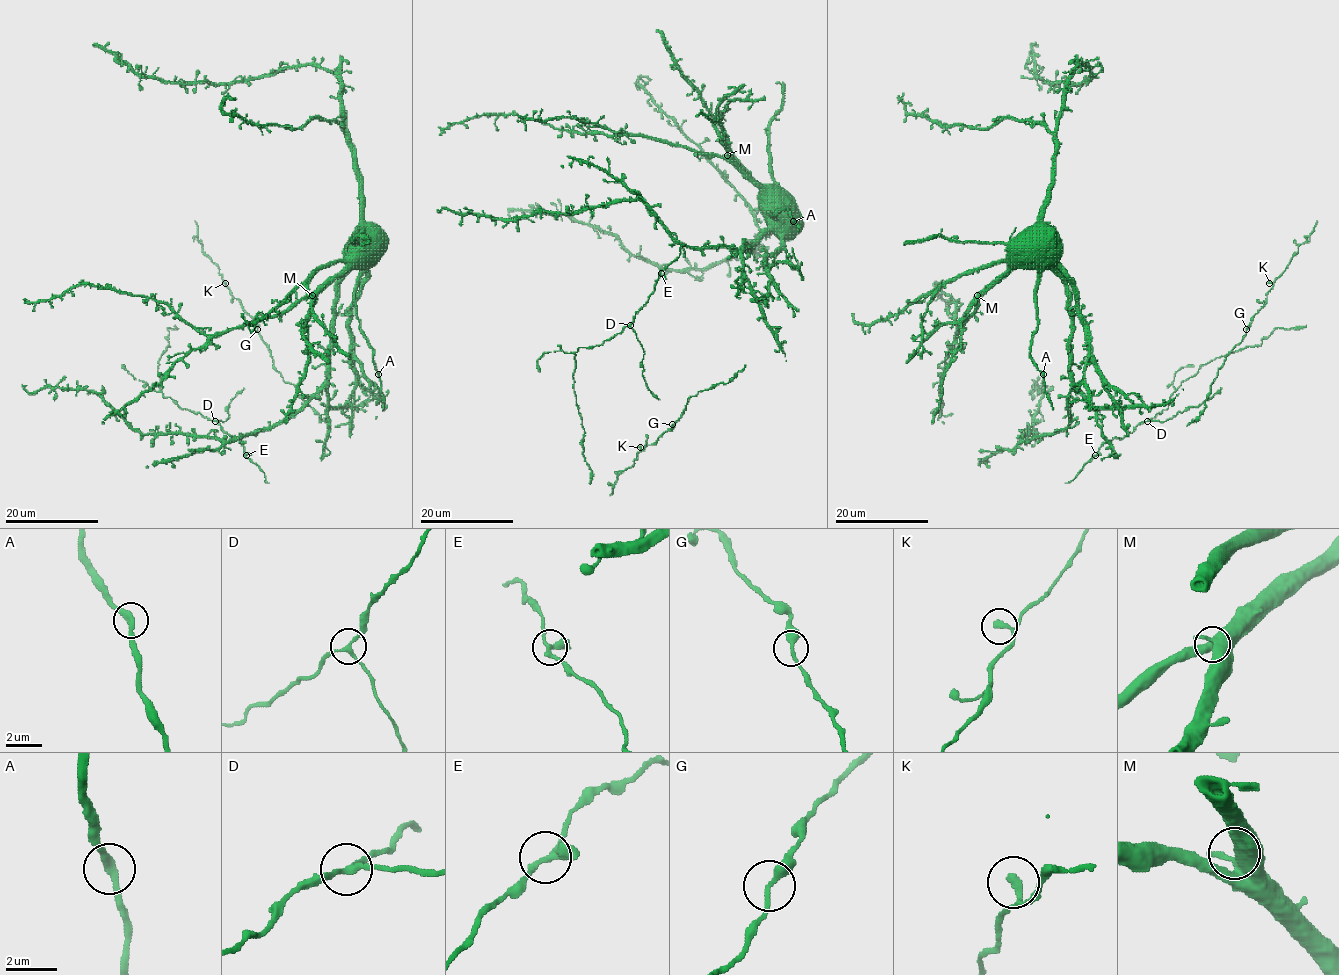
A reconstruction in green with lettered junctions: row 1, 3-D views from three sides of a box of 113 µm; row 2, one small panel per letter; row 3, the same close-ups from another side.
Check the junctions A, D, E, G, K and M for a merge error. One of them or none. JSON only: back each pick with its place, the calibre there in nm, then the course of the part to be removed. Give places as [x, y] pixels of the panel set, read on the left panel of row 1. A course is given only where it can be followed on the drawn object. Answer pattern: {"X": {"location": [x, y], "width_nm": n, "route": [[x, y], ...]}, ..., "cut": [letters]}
{"cut": []}

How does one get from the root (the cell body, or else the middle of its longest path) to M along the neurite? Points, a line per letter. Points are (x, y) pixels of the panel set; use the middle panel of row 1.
M: (775, 205), (770, 205), (760, 195), (760, 189), (727, 155)

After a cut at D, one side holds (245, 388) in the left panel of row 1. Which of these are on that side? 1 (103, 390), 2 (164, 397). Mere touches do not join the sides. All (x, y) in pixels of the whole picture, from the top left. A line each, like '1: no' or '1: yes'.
1: no
2: yes

